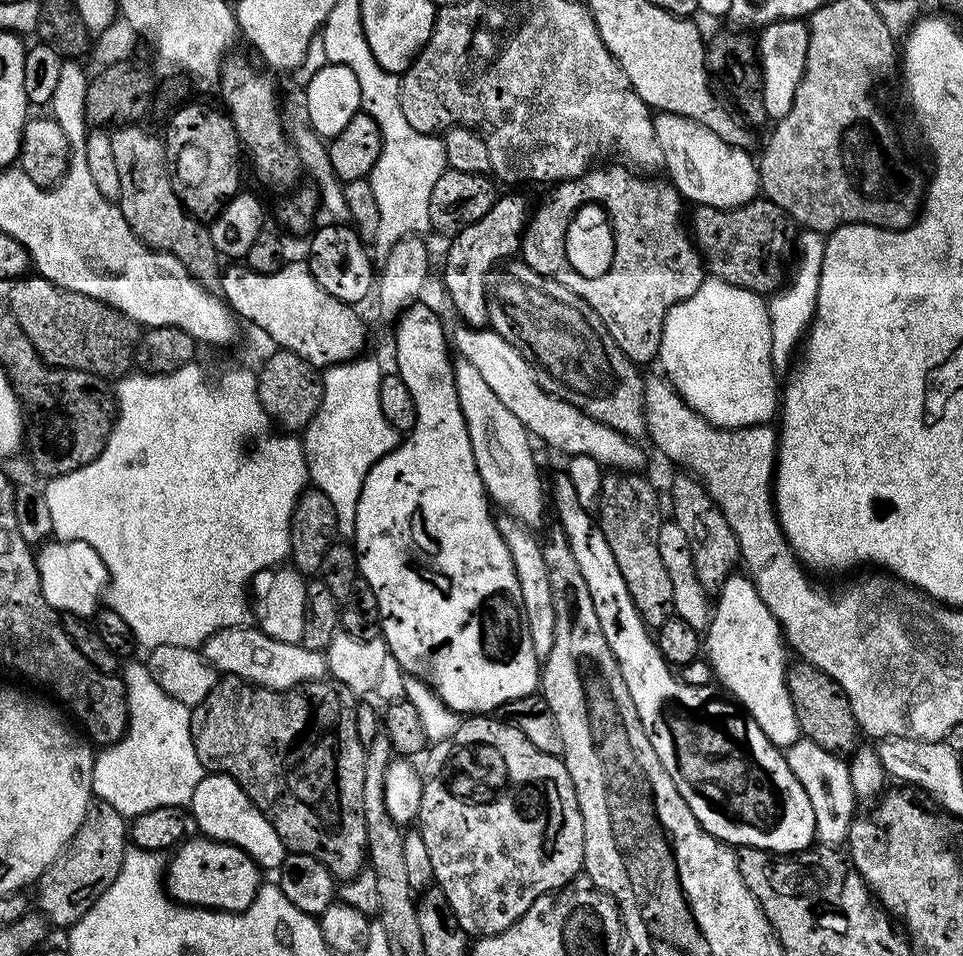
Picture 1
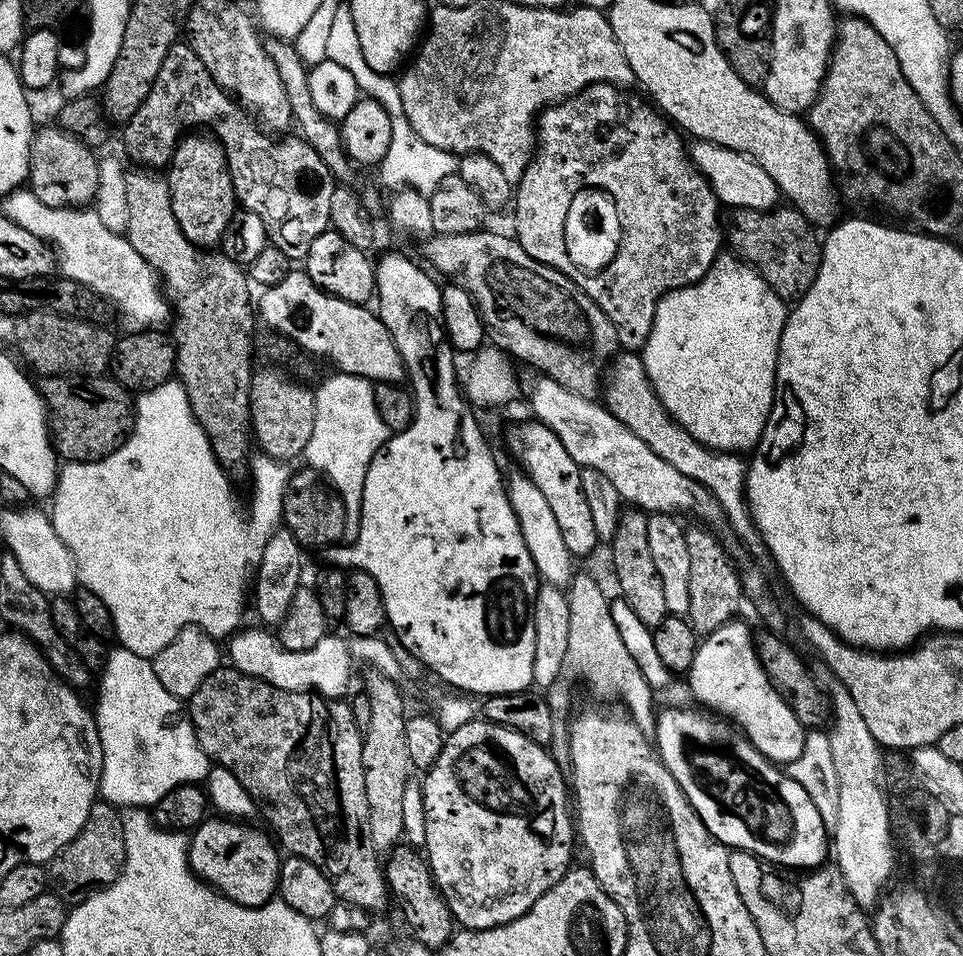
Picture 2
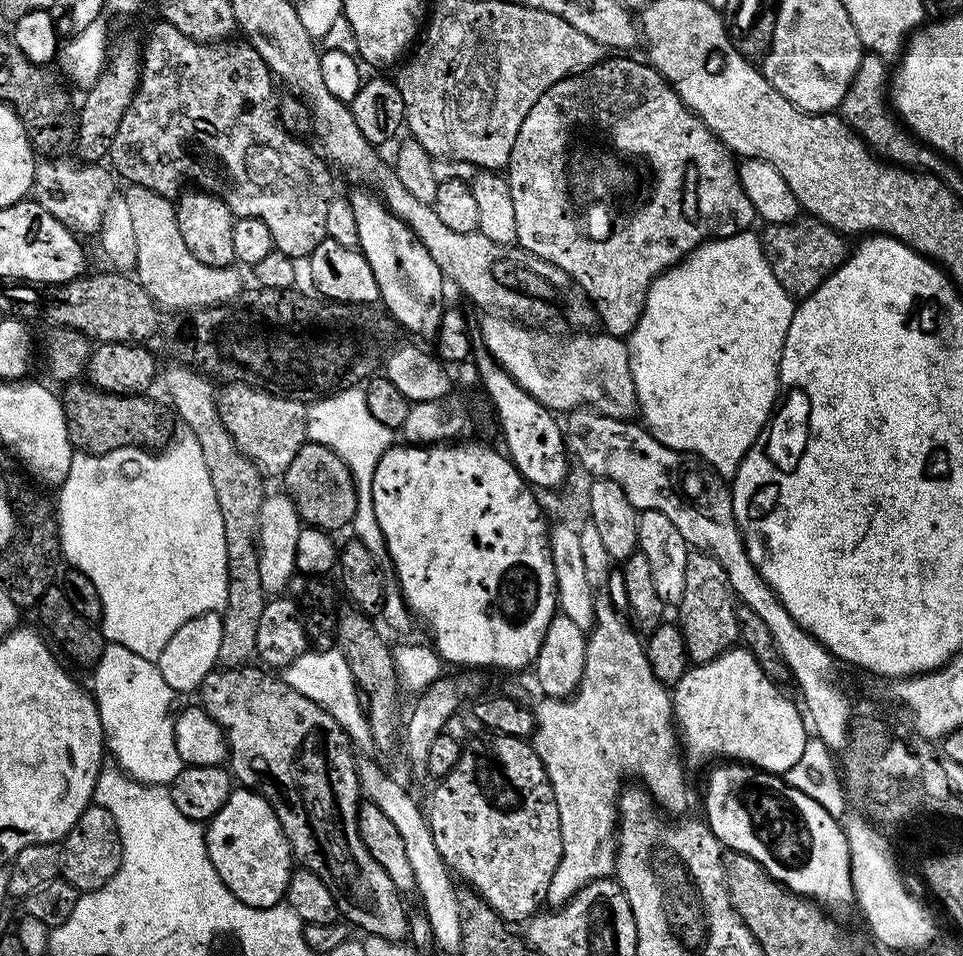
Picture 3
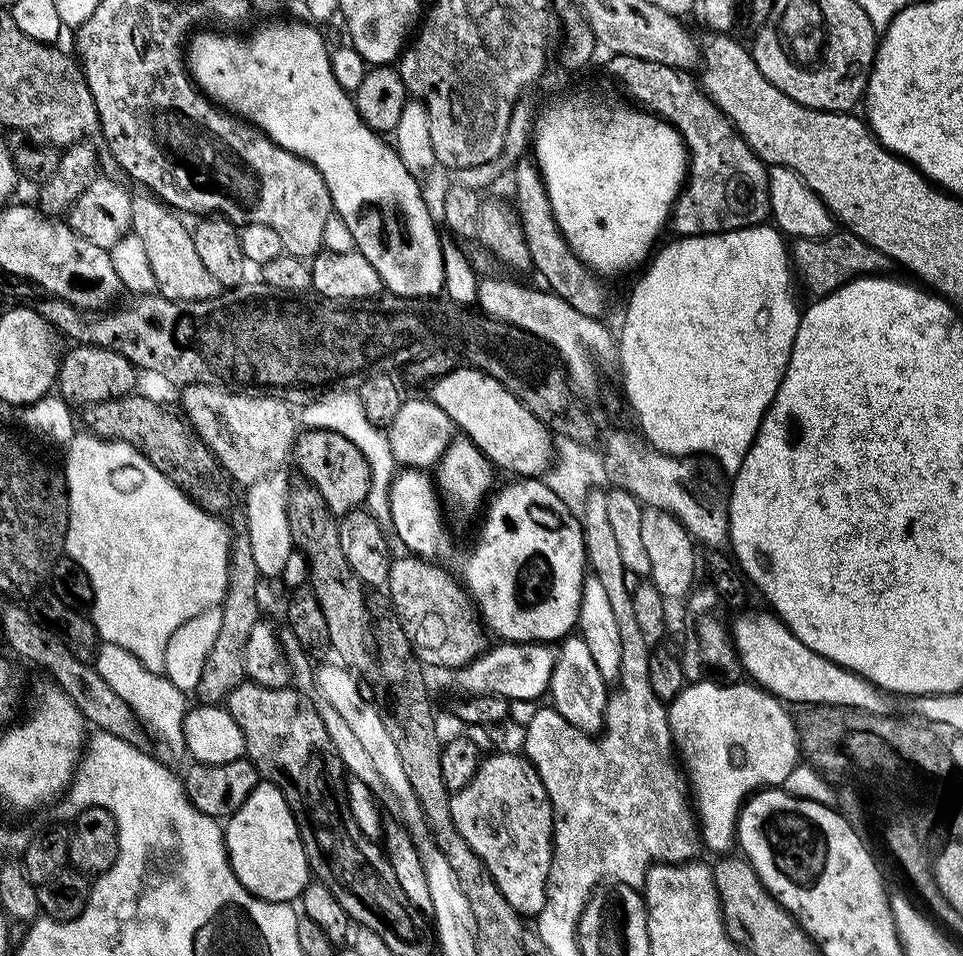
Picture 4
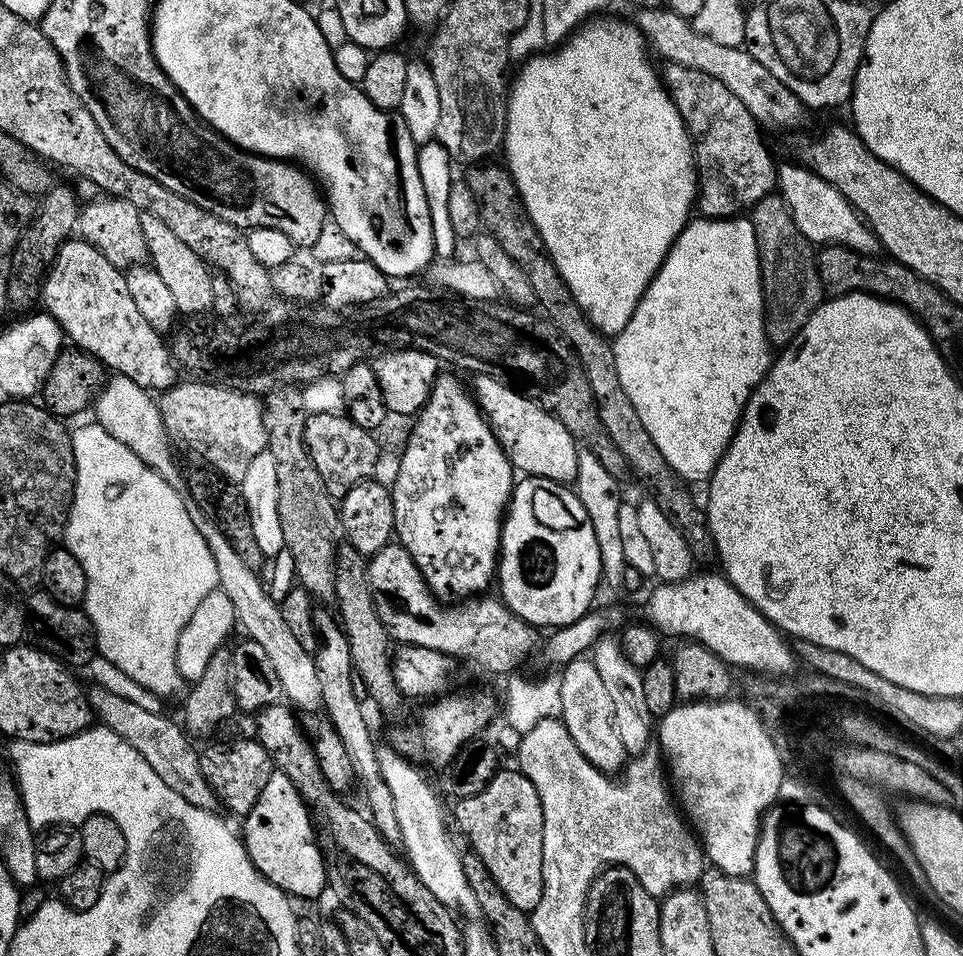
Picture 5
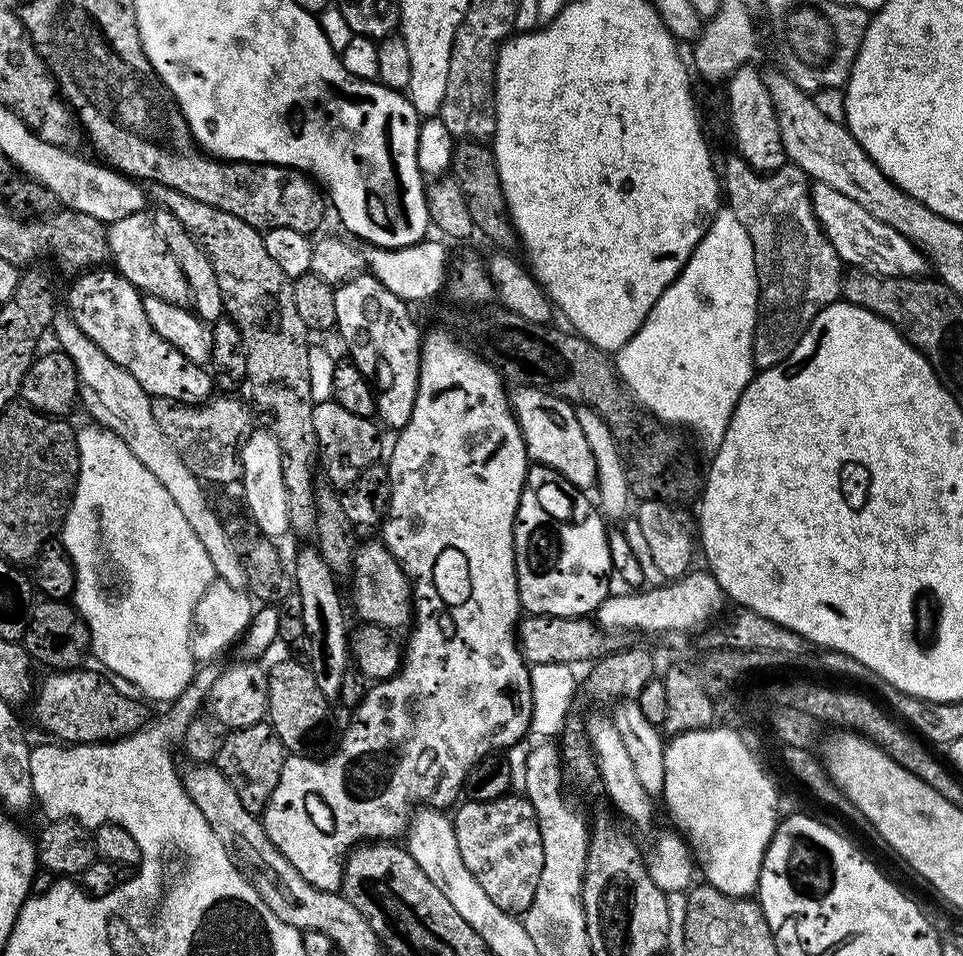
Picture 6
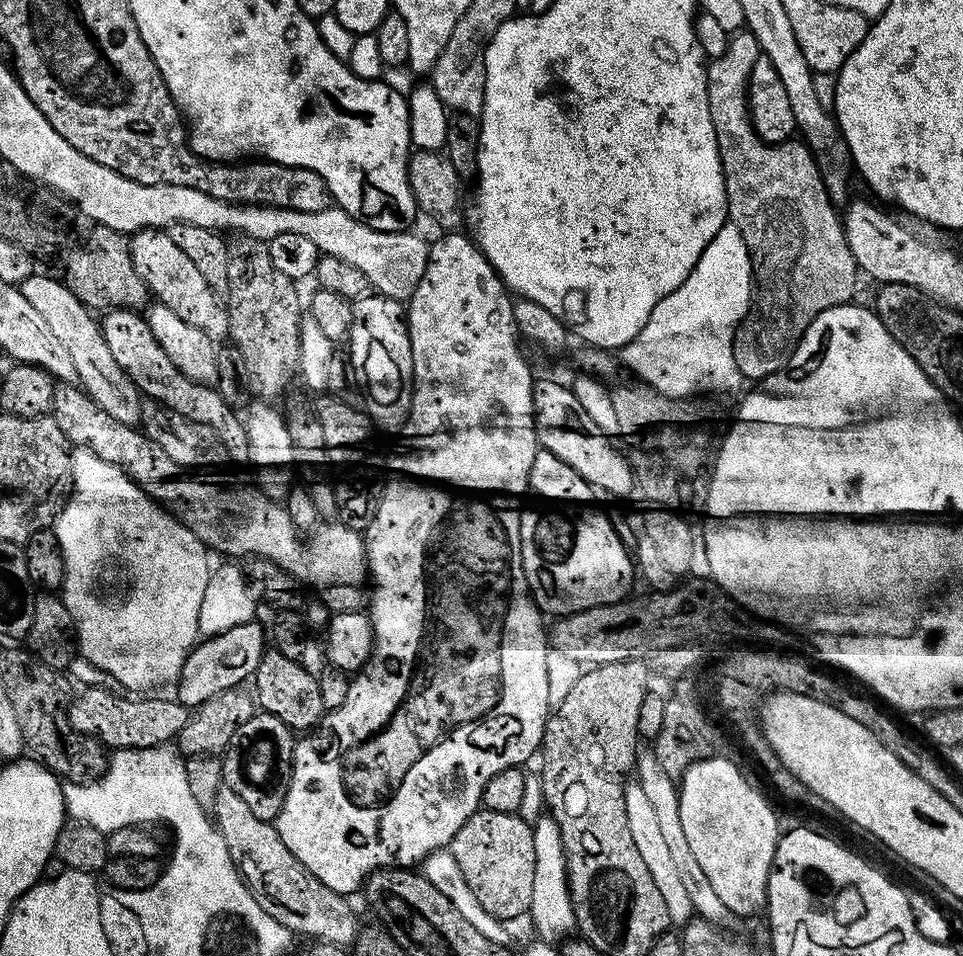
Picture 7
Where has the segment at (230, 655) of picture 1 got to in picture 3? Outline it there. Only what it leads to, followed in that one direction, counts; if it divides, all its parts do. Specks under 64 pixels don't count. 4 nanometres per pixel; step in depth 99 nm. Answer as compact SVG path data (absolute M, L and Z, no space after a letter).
M333 646L304 652L297 660L290 662L288 668L283 669L282 679L294 686L298 694L306 694L306 698L318 702L318 706L325 708L334 718L334 722L338 722L338 726L346 730L357 749L373 747L368 713L358 706L356 680L350 674L350 666L339 648Z

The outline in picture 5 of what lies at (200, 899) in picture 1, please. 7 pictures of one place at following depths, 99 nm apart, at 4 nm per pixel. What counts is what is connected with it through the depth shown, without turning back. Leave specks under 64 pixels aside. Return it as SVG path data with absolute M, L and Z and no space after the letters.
M273 770L258 802L243 817L242 839L256 869L289 897L312 900L328 888L328 870L316 839L316 830L304 797L286 773Z

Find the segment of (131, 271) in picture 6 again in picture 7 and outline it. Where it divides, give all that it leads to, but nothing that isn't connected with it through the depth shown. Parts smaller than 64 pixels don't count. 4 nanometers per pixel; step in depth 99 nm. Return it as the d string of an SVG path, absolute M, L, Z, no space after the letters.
M144 228L141 232L133 232L130 236L132 245L132 261L138 274L144 279L151 295L161 304L165 304L182 322L190 322L190 326L198 326L202 334L209 336L213 342L224 342L229 339L228 310L225 301L202 278L198 266L189 256L174 243L167 231L158 228Z

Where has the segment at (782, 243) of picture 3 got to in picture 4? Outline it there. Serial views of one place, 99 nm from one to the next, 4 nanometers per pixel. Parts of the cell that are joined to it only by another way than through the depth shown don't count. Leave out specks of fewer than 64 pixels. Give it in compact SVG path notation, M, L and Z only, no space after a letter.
M833 230L827 236L793 239L790 244L790 264L798 280L800 275L805 290L813 292L811 295L816 298L829 296L850 280L873 274L888 274L894 268L894 261L882 254L882 250L874 250L874 246L862 242L847 230Z

